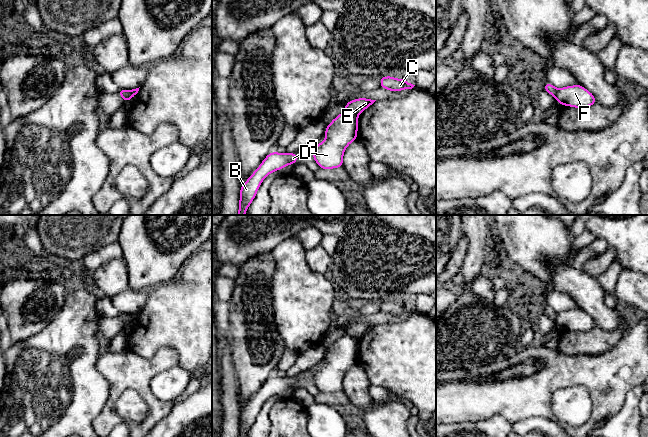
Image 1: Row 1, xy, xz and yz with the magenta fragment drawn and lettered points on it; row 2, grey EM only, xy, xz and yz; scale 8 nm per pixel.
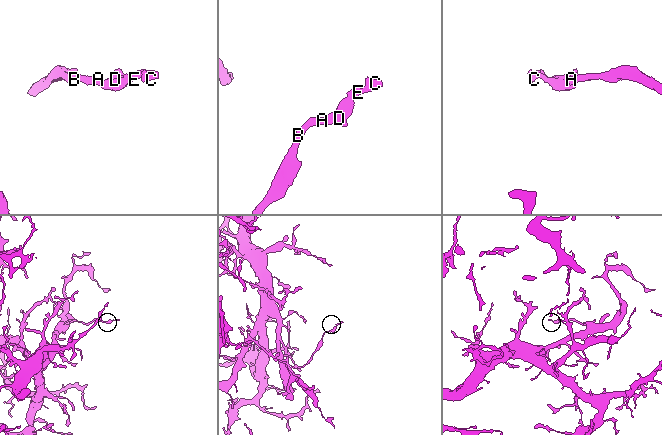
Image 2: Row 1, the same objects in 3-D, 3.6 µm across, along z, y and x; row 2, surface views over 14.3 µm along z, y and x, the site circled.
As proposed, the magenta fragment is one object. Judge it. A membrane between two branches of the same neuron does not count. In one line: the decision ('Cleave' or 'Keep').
Cleave

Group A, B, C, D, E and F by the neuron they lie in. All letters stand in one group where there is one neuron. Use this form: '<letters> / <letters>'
A B D F / C E

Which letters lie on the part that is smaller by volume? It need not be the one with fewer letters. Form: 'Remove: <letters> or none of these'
Remove: C, E

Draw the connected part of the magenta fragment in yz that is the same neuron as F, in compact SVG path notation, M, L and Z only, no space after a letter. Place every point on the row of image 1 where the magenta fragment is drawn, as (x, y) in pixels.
M580 84L557 89L555 98L561 106L574 108L586 108L597 103L594 95Z

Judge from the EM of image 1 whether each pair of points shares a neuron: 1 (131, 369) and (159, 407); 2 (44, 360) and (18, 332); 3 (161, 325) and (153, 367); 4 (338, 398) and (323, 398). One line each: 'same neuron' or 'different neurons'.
1: same neuron
2: different neurons
3: different neurons
4: same neuron

